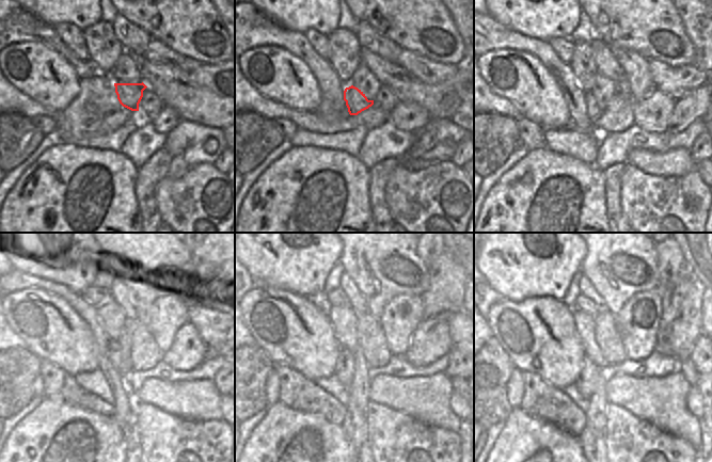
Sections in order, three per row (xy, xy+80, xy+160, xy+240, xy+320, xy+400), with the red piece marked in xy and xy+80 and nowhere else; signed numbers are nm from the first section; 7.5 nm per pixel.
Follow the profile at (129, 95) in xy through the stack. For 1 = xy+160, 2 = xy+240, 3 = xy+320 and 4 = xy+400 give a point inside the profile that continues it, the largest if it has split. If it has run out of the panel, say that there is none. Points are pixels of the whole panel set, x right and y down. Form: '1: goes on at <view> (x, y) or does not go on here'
1: goes on at xy+160 (592, 111)
2: goes on at xy+240 (114, 357)
3: goes on at xy+320 (358, 392)
4: goes on at xy+400 (596, 416)

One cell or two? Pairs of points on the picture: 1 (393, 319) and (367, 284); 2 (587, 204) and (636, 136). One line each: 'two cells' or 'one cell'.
1: two cells
2: two cells

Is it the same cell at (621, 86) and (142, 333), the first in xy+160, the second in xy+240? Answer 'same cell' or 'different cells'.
different cells

